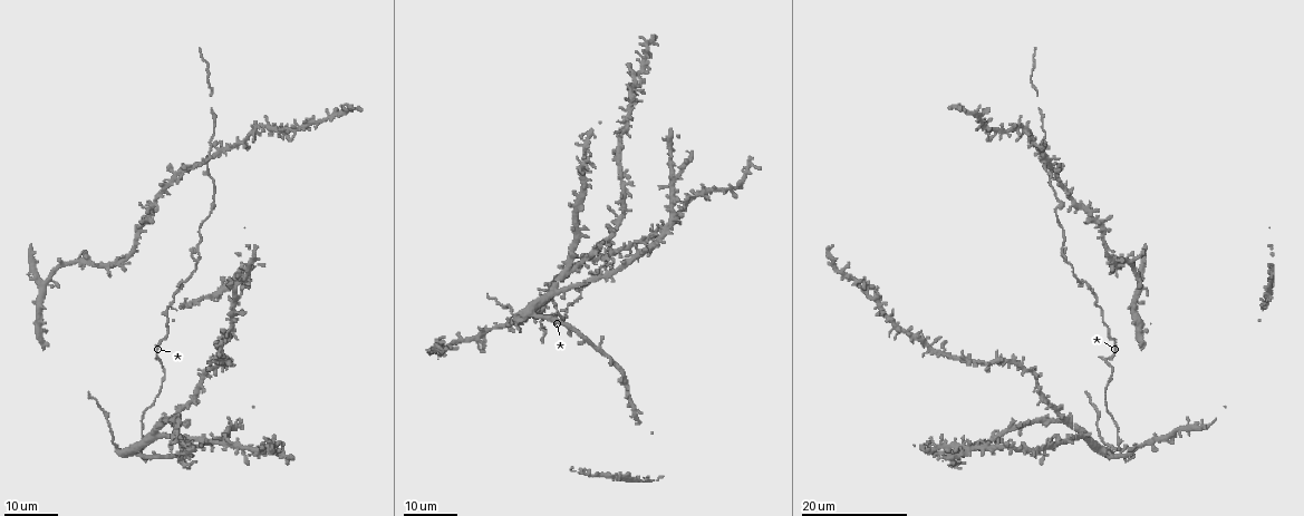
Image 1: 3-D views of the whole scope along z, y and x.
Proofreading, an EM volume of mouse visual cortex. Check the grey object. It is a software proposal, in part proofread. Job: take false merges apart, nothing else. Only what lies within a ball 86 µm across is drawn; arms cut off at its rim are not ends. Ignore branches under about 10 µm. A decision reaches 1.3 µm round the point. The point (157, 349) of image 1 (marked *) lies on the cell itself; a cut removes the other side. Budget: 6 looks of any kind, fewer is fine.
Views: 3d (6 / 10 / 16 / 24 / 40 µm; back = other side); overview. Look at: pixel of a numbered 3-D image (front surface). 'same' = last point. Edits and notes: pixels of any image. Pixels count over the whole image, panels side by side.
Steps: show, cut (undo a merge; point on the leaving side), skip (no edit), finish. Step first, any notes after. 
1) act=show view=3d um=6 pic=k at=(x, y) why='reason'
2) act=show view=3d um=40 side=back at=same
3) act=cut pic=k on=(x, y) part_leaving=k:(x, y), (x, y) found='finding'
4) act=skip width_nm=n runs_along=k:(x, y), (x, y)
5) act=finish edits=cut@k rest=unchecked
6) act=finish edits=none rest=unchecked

act=show view=3d um=24 pic=1 at=(1084, 283) why='three-way junction'

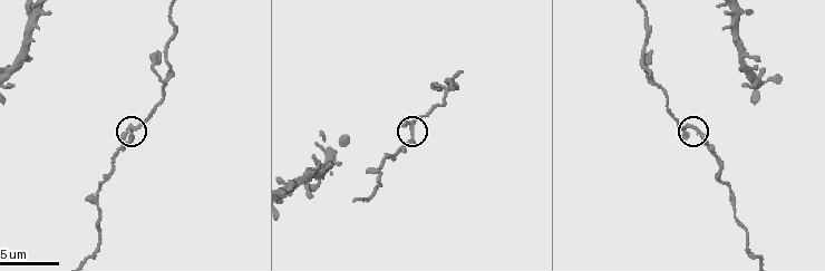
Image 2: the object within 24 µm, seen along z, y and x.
act=show view=3d um=6 pic=2 at=(689, 125) why='closer look'

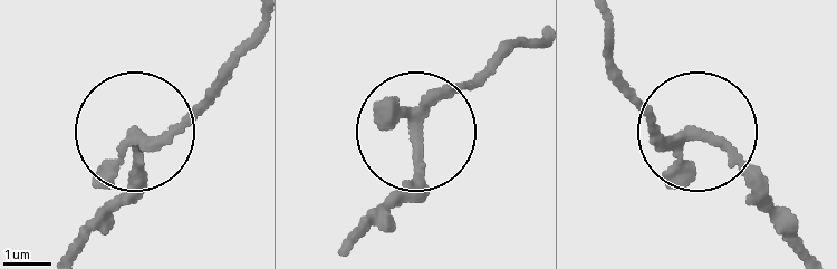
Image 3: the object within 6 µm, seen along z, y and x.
act=skip runs_along=3:(77, 242), (130, 170), (137, 138), (173, 131), (205, 102) found='one cell here'

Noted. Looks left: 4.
act=show view=3d um=24 pic=1 at=(1114, 356) why='calibre changes'

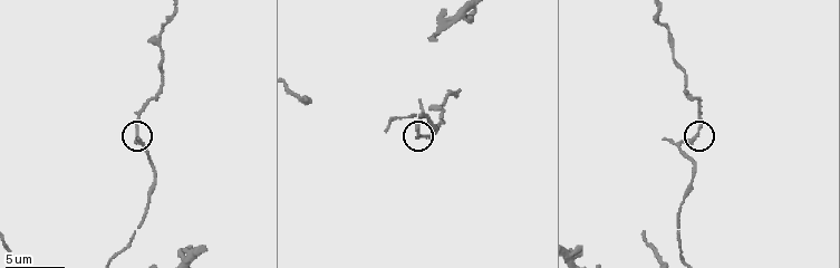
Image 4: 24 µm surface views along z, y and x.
act=show view=3d um=10 pic=4 at=(418, 131)

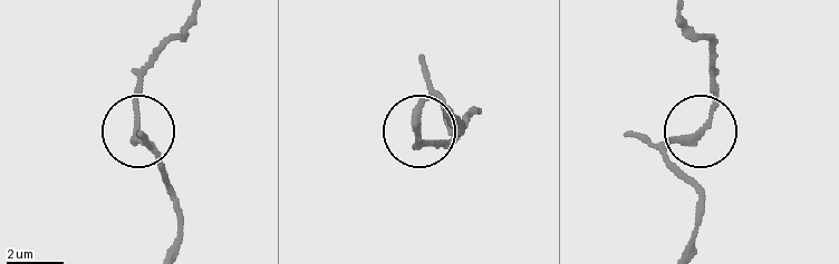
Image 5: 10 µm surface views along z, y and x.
act=skip runs_along=5:(712, 93), (705, 126), (655, 147), (643, 143) found='continuous, no second cell'

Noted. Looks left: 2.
act=show view=3d um=16 pic=1 at=(563, 292) why='three arms meet'

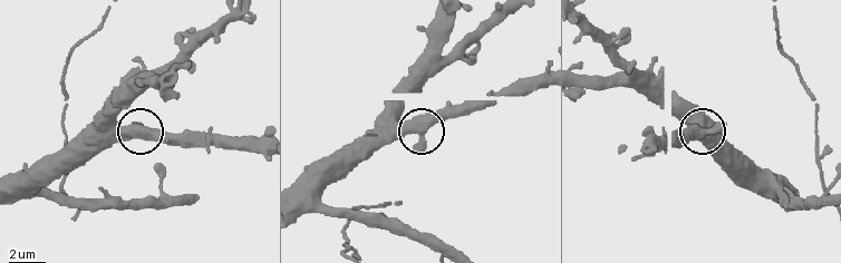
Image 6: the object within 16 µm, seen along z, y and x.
act=show view=3d um=6 pic=6 at=(701, 134)

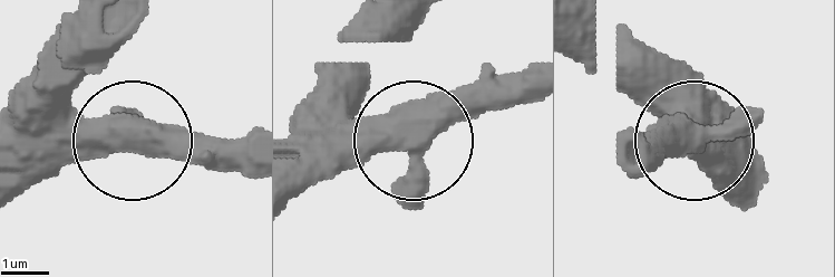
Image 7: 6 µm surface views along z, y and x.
act=skip arms=3 found='continuous, no second cell'

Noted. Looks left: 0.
act=finish edits=none rest=unchecked

